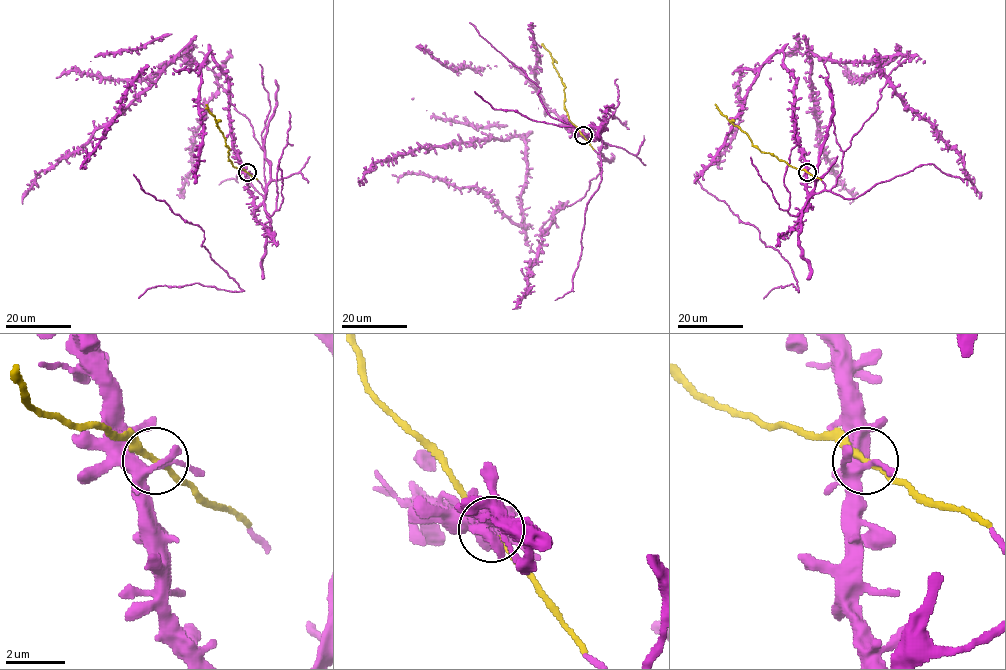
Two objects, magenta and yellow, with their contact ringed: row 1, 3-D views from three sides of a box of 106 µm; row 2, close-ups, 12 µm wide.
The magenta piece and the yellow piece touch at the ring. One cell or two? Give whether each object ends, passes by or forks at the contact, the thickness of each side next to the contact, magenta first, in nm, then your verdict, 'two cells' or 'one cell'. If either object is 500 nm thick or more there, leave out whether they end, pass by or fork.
magenta forks; yellow passes by; calibres 280 and 200 nm; one cell

